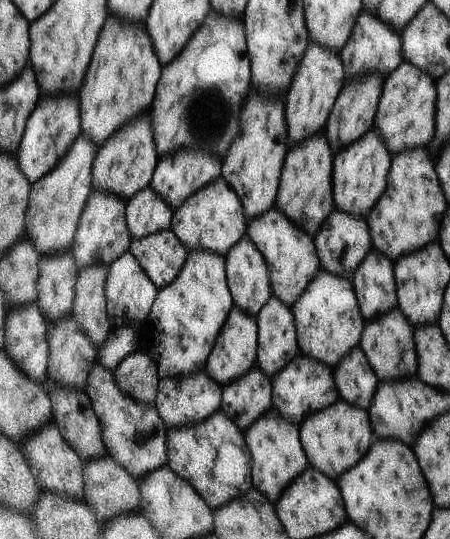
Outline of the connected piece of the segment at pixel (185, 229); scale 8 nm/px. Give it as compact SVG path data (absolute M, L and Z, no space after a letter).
M216 178L181 202L174 209L171 229L188 249L213 250L226 256L228 251L246 235L248 221L244 216L244 205L236 191L224 180Z

